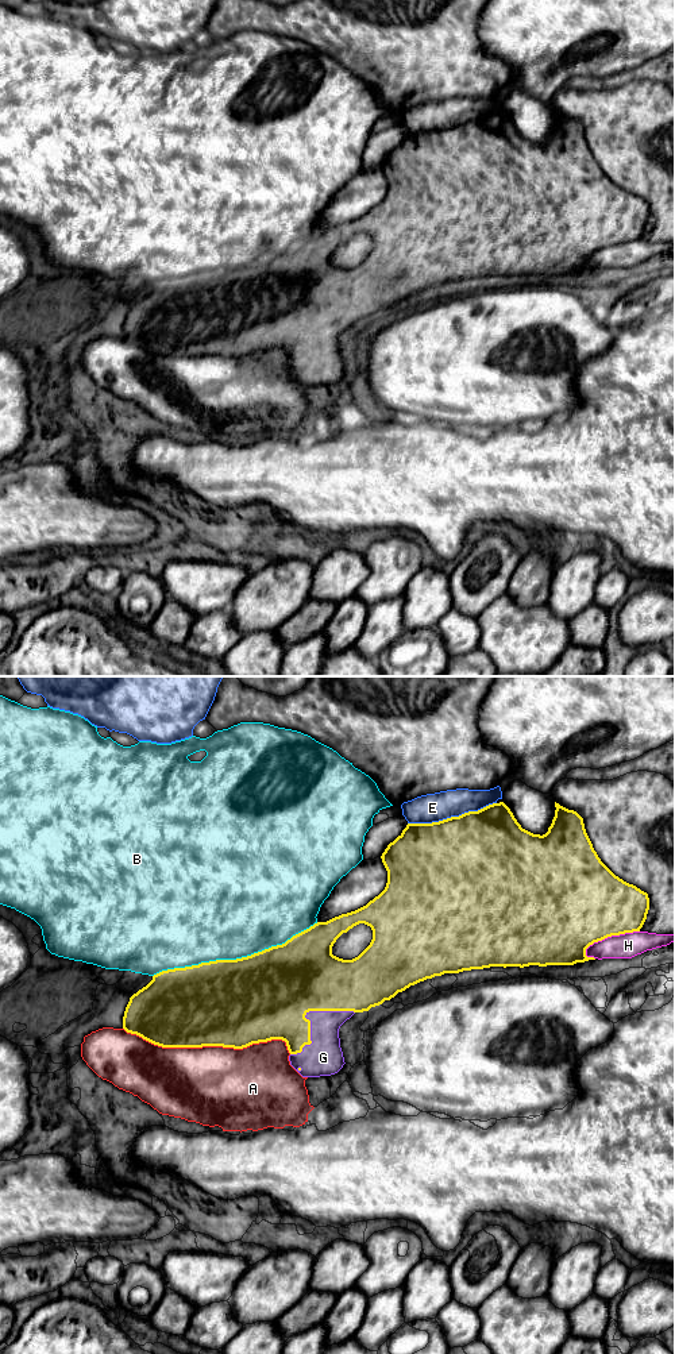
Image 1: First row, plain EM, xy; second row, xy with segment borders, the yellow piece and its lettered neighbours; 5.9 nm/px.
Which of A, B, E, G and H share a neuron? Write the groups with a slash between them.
A / B / E / G / H

